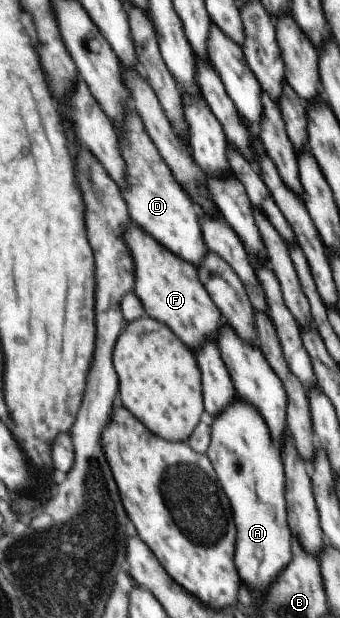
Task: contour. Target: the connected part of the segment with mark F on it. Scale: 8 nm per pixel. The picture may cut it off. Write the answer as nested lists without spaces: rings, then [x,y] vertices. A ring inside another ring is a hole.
[[[134,223],[123,229],[123,240],[134,260],[133,294],[140,300],[145,315],[167,324],[183,343],[188,343],[188,347],[198,347],[206,340],[215,341],[223,319],[210,293],[199,279],[198,268],[173,254]]]

